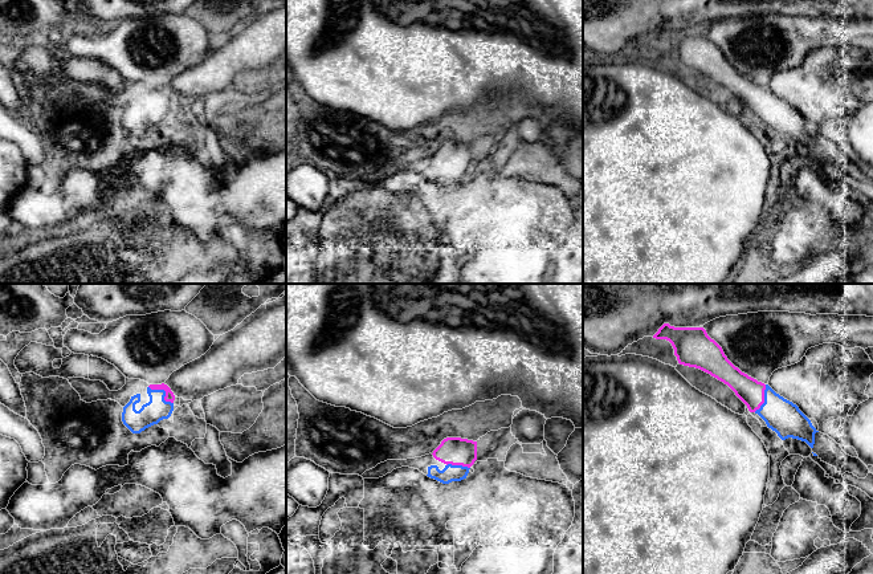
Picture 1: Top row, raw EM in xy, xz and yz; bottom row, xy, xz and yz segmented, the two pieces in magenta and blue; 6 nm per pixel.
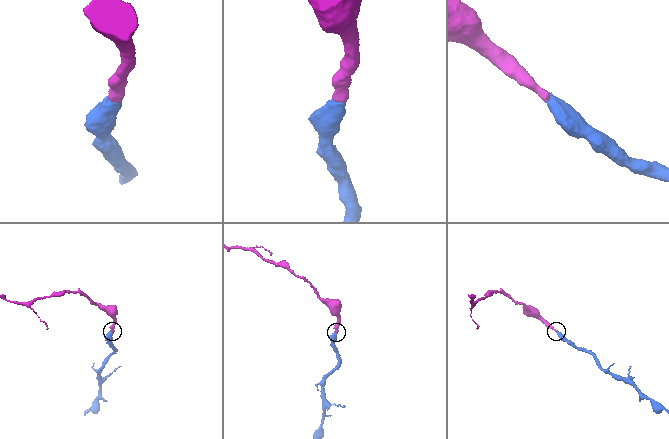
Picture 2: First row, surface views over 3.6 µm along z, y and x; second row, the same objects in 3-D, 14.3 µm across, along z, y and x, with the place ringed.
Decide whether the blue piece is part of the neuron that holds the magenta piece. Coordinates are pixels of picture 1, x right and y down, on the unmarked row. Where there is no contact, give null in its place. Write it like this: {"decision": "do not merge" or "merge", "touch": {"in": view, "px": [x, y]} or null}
{"decision": "merge", "touch": {"in": "xy", "px": [164, 93]}}

